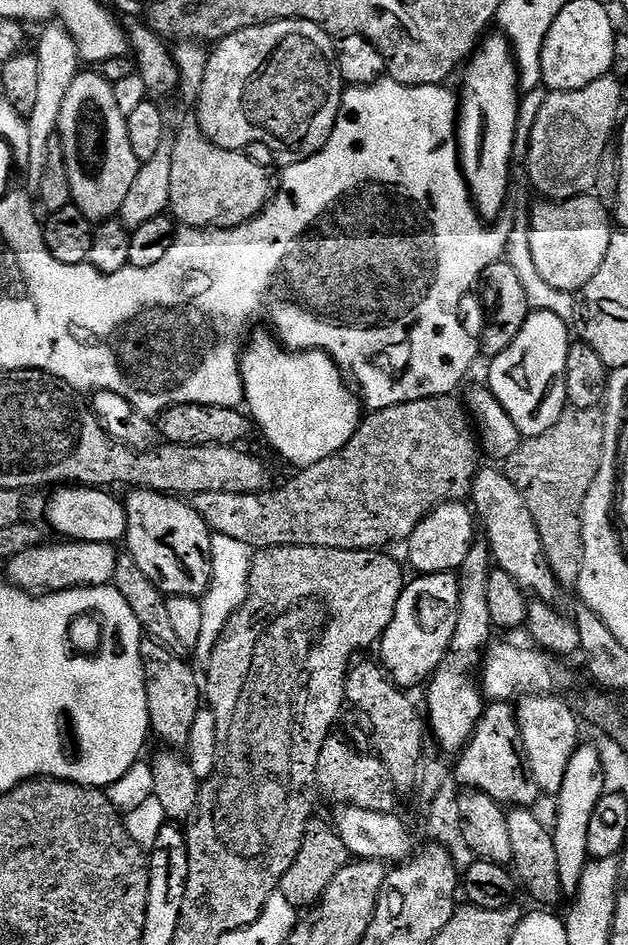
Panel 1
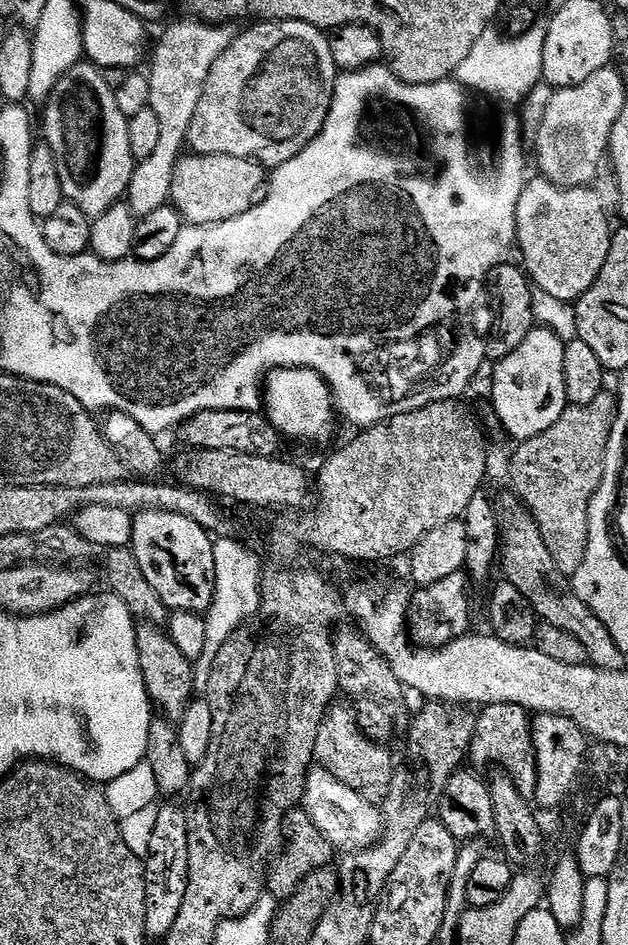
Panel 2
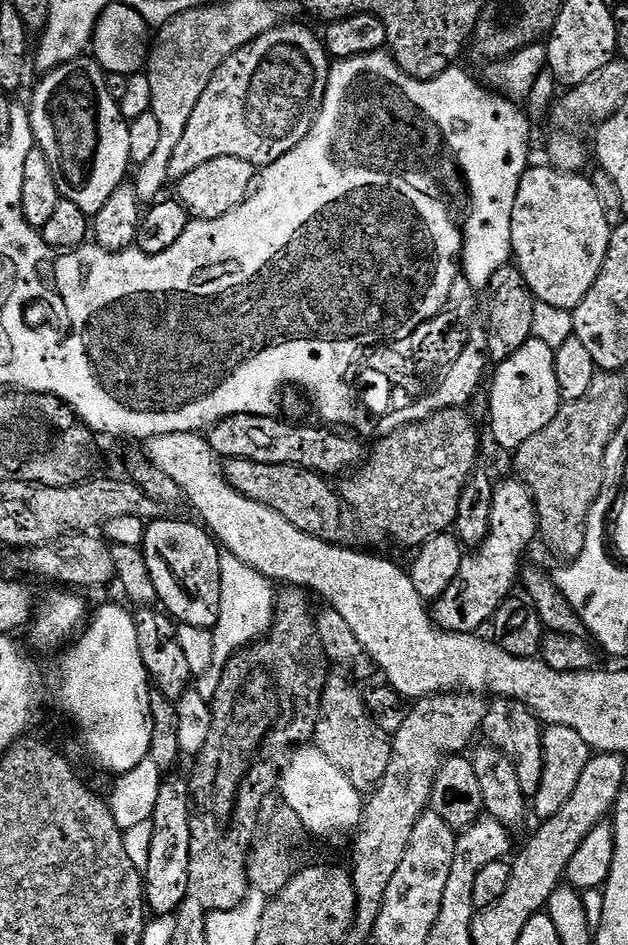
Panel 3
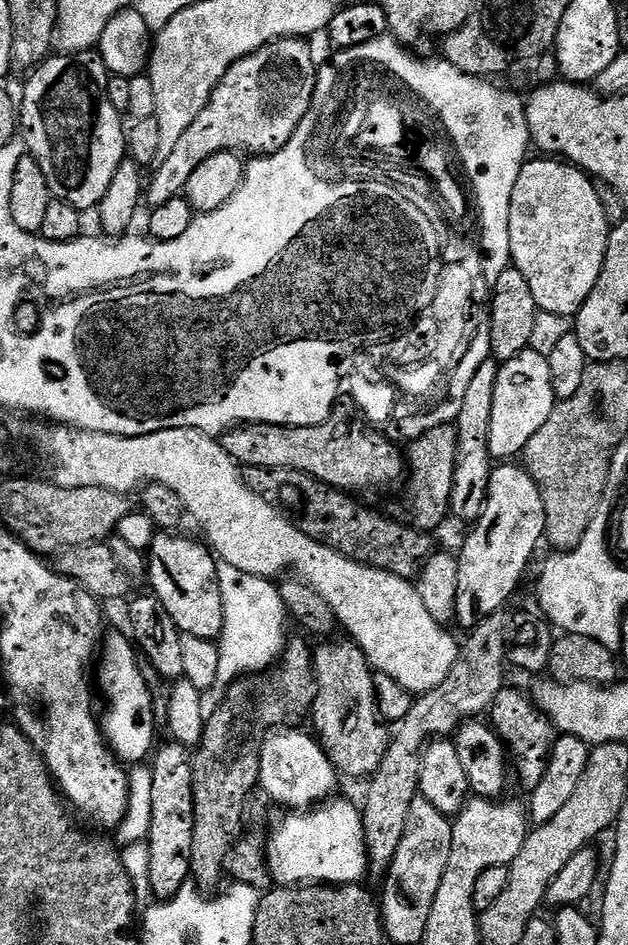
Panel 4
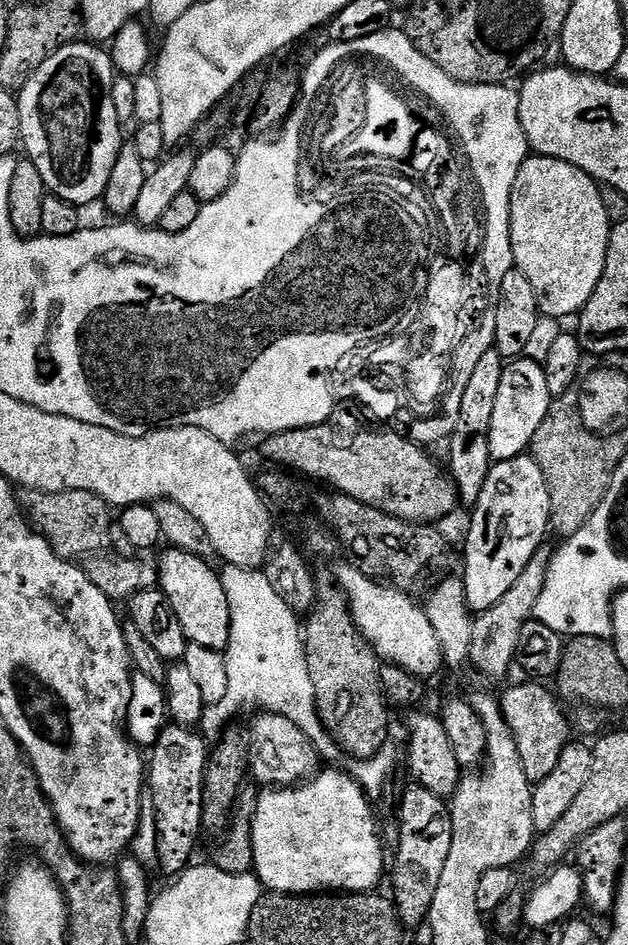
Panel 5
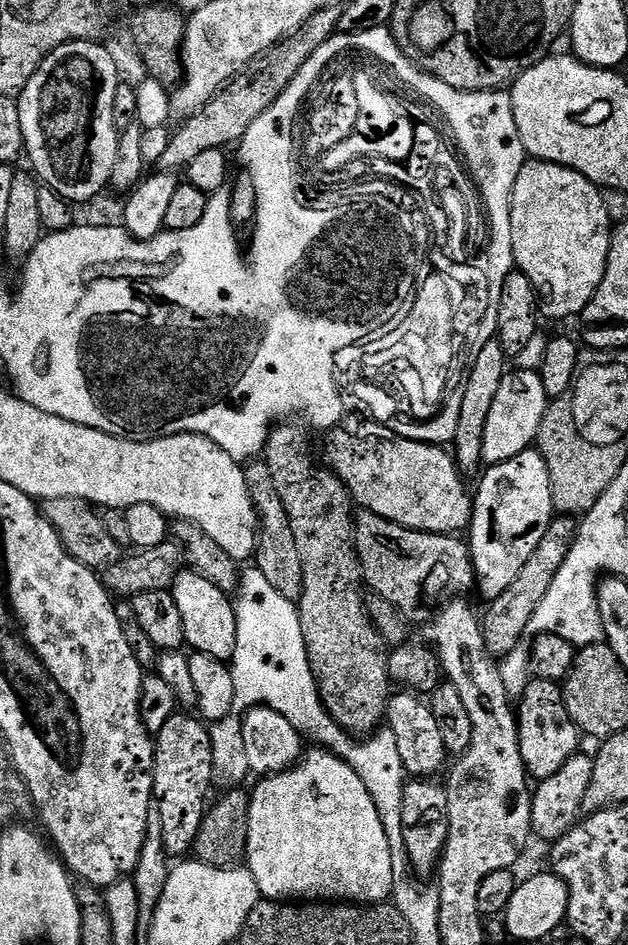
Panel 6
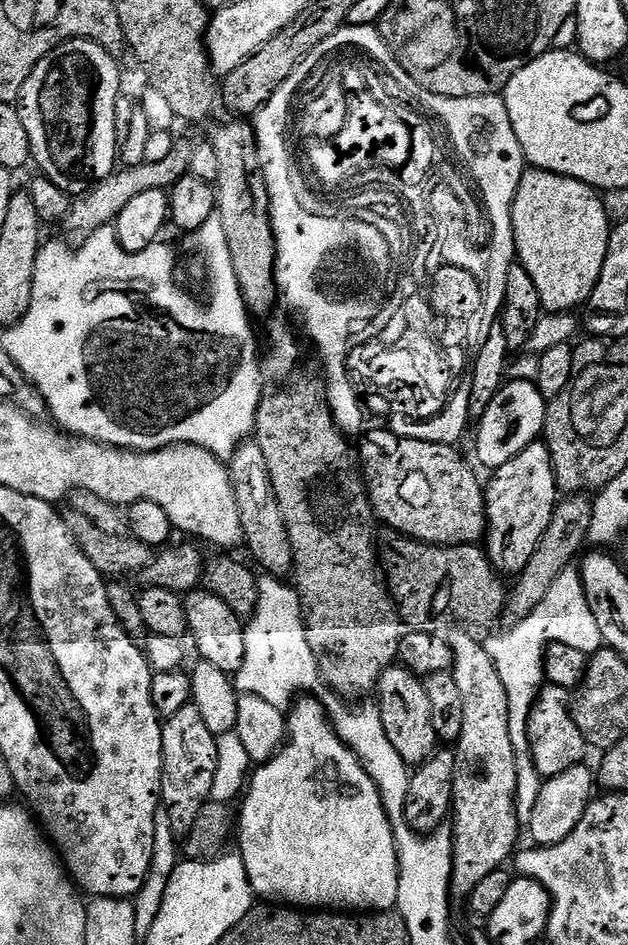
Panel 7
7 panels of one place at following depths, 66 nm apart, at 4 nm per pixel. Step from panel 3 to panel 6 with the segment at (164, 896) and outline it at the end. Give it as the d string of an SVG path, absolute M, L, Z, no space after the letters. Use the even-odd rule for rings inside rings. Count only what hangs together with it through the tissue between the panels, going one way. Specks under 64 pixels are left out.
M172 715L166 726L155 733L156 761L152 771L152 799L154 811L162 822L162 846L172 858L187 857L195 849L198 830L209 803L208 791L212 788L212 780L214 781L214 754L209 725L195 715L180 715Z

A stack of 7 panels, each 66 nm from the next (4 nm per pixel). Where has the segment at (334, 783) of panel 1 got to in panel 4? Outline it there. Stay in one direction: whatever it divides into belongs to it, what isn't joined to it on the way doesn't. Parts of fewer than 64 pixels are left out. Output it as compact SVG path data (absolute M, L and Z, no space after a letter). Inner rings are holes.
M336 639L321 643L324 645L315 649L312 658L316 697L310 720L316 723L315 735L337 773L371 778L386 758L390 728L380 714L374 669L366 654L351 639Z

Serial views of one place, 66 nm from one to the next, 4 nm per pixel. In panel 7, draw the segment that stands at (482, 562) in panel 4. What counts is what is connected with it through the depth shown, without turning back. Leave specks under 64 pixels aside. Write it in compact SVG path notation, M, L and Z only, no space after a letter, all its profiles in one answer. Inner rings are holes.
M537 442L526 446L510 462L495 469L492 481L487 481L484 506L488 513L486 553L492 567L501 574L518 574L530 562L546 526L558 503L556 475L548 445Z

